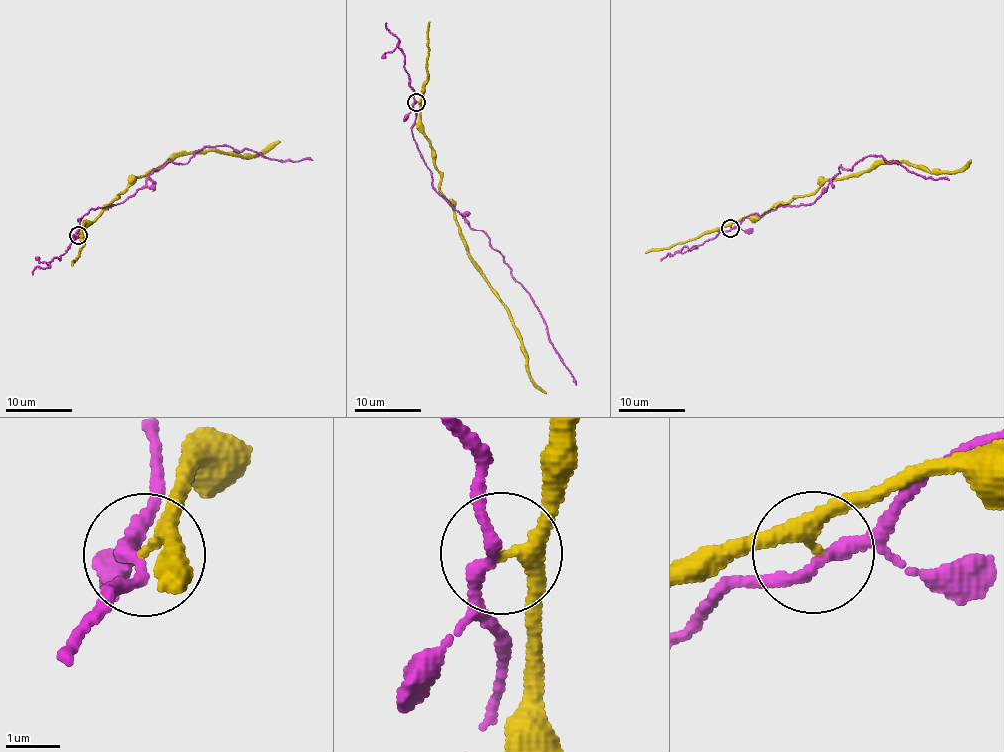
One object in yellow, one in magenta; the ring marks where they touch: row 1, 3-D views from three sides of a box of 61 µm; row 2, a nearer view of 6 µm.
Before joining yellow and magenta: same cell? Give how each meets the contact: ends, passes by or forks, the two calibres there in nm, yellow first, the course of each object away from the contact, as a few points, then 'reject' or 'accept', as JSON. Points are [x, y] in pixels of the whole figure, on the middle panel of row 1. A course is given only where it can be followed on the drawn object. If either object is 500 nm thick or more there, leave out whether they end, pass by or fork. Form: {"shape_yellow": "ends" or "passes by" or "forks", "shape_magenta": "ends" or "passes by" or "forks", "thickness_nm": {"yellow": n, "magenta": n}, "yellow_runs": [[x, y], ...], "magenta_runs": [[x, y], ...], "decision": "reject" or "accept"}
{"shape_yellow": "passes by", "shape_magenta": "passes by", "thickness_nm": {"yellow": 240, "magenta": 220}, "yellow_runs": [[416, 102], [423, 135], [439, 172], [441, 194], [454, 210], [468, 258], [510, 316], [532, 382], [546, 393]], "magenta_runs": [[416, 102], [411, 128], [431, 171], [432, 189], [484, 233], [537, 308], [549, 342], [576, 385]], "decision": "reject"}

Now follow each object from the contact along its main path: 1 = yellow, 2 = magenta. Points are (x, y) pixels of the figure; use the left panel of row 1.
1: (79, 235), (86, 222), (109, 207), (129, 183), (176, 156), (220, 151), (253, 156), (265, 153), (280, 141)
2: (79, 235), (78, 220), (93, 209), (116, 205), (151, 172), (169, 162), (187, 163), (204, 147), (313, 160)

